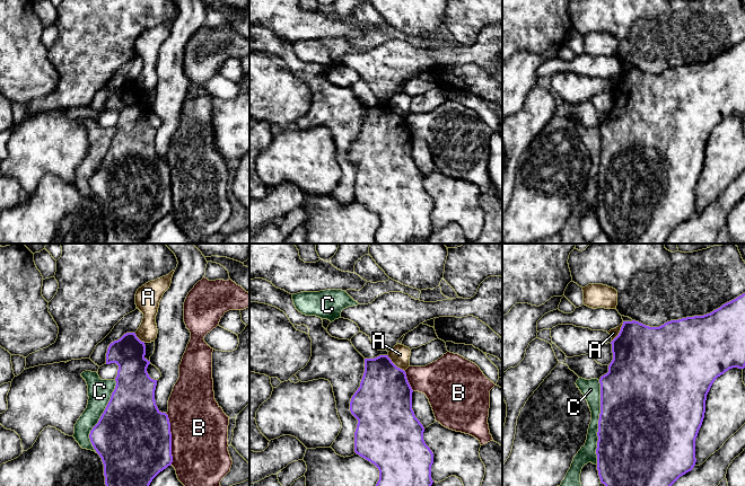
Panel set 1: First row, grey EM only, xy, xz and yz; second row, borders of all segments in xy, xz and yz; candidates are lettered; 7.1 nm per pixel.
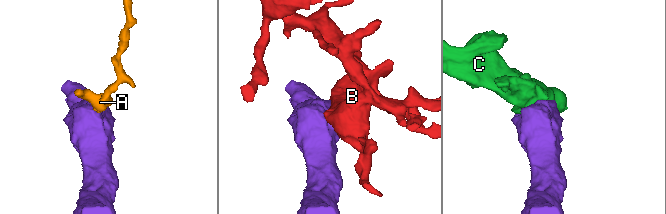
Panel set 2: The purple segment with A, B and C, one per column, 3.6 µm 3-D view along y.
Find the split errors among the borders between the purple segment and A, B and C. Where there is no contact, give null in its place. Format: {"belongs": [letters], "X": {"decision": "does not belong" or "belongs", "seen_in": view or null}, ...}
{"belongs": [], "A": {"decision": "does not belong", "seen_in": "xz"}, "B": {"decision": "does not belong", "seen_in": "xy"}, "C": {"decision": "does not belong", "seen_in": "yz"}}

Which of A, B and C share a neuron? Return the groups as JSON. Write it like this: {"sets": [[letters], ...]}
{"sets": [["A"], ["B"], ["C"]]}

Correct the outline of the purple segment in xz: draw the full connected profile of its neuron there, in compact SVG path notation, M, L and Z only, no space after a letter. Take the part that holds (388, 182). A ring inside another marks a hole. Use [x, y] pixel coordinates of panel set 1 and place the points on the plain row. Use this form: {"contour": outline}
{"contour": "M388 103L365 106L365 120L360 134L351 145L350 159L358 167L354 200L379 218L379 227L375 235L376 244L409 244L412 240L427 239L433 230L431 226L433 201L423 187L424 175L412 157L412 140L405 118L397 115Z"}

